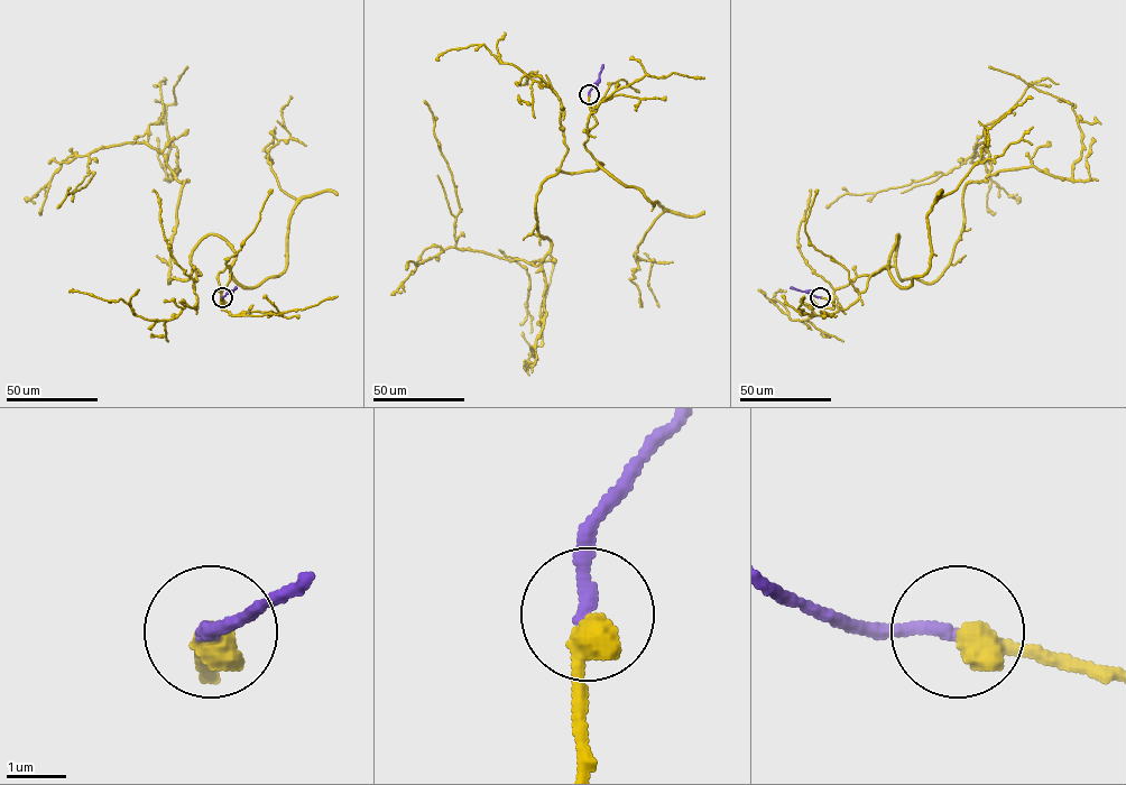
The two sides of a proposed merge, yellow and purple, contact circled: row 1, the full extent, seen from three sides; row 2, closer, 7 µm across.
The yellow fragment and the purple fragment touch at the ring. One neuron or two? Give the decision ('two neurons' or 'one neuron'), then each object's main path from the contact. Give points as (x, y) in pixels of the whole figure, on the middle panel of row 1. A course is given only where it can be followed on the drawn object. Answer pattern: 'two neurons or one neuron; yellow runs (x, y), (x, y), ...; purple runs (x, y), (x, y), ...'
one neuron; yellow runs (589, 94), (601, 165), (542, 184), (537, 266), (455, 247), (424, 100); purple runs (589, 94), (599, 79), (602, 64)

